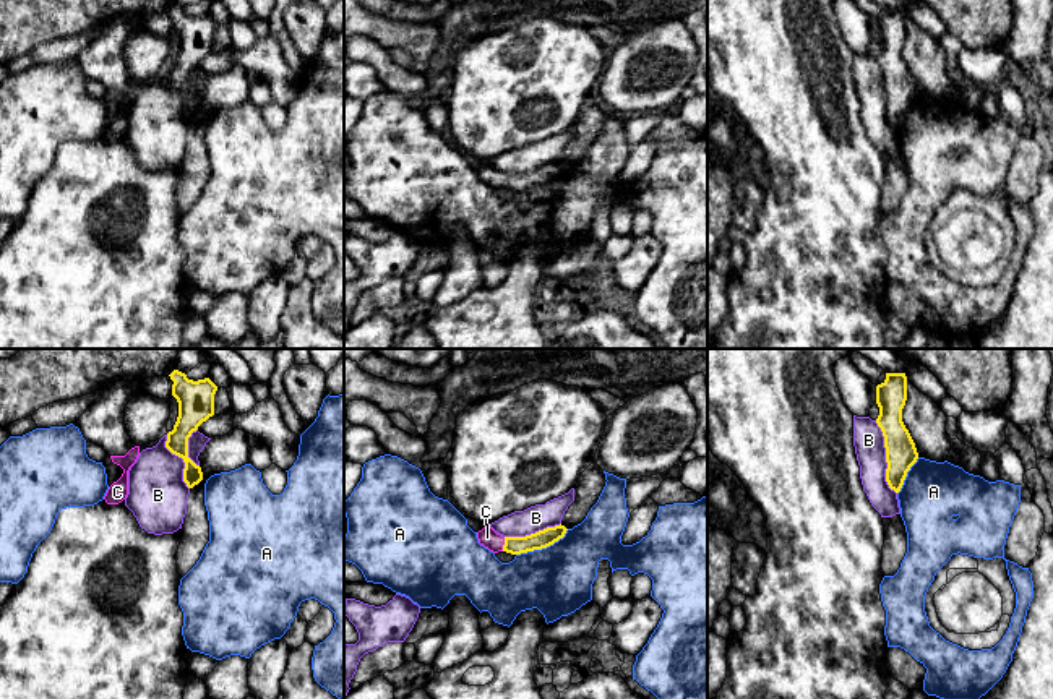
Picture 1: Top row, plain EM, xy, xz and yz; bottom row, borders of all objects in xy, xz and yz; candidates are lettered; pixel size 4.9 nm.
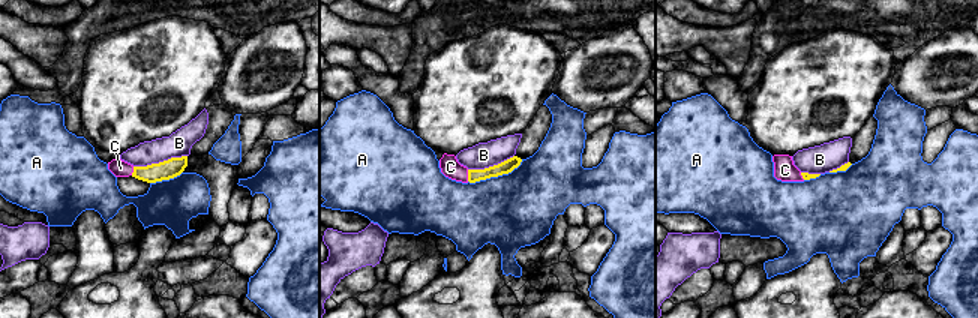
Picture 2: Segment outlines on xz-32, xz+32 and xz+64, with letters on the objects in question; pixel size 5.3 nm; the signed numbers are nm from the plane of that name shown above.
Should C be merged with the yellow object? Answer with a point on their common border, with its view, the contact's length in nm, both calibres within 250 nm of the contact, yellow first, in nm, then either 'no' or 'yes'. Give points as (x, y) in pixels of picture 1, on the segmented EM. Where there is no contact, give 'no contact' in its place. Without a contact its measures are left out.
contact xz (505, 544); length 70 nm; calibres 90 and 90 nm; yes

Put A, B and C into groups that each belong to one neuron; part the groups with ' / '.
A / B / C

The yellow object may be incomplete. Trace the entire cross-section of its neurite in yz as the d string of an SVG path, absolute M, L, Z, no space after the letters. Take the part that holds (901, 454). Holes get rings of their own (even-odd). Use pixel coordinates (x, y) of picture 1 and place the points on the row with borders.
M886 373L886 380L876 386L878 427L884 436L886 482L896 493L900 491L907 472L917 462L915 443L902 422L902 409L907 401L905 373Z

